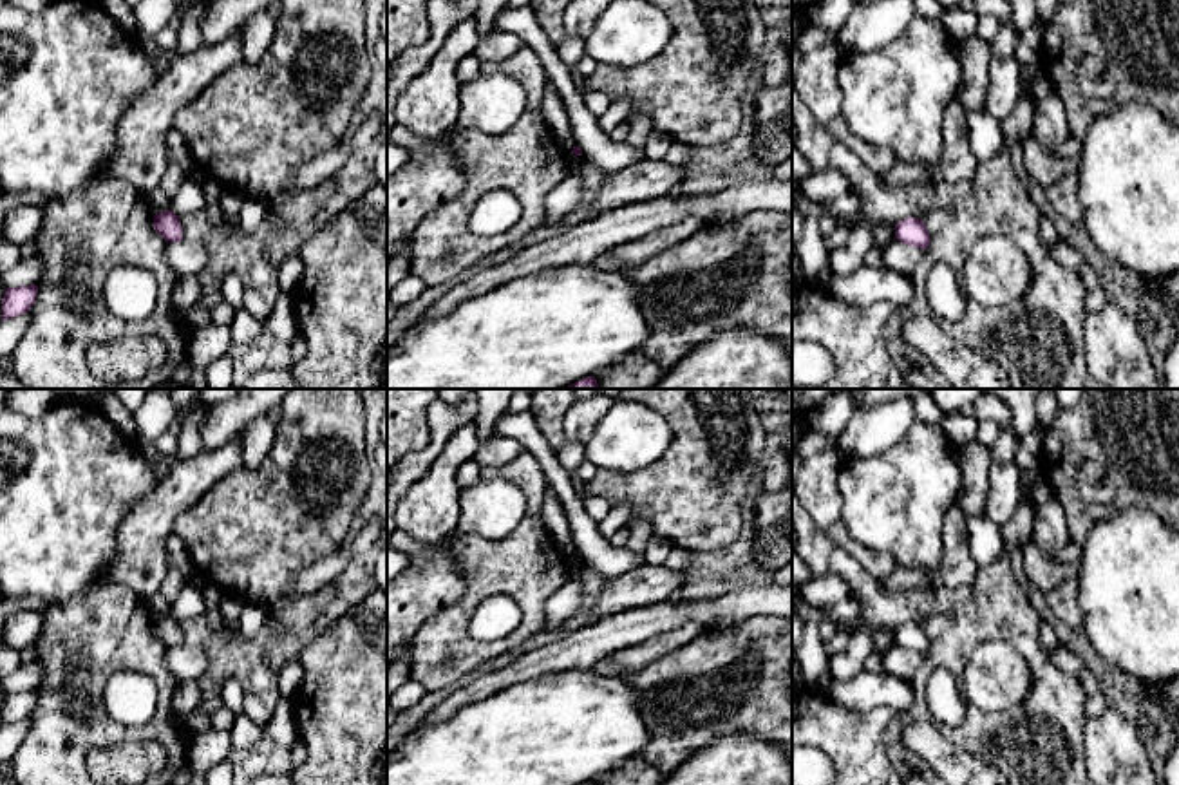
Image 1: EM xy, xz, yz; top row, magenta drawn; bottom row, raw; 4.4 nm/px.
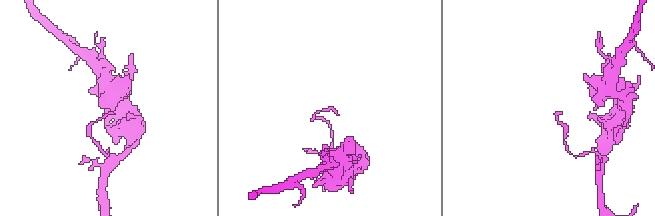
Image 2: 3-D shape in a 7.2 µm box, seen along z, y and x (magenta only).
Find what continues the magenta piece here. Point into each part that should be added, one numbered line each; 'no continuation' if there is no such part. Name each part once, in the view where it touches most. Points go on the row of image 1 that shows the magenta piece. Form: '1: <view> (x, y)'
no continuation

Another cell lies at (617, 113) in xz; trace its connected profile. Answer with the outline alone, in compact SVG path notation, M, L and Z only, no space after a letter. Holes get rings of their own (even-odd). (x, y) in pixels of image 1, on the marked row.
M618 98L615 101L611 101L611 105L608 107L608 110L597 118L599 127L609 134L611 130L615 130L620 123L627 121L627 116L631 112L631 105L626 98Z

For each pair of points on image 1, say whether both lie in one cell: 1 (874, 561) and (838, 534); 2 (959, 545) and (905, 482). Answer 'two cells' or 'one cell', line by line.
1: one cell
2: two cells

